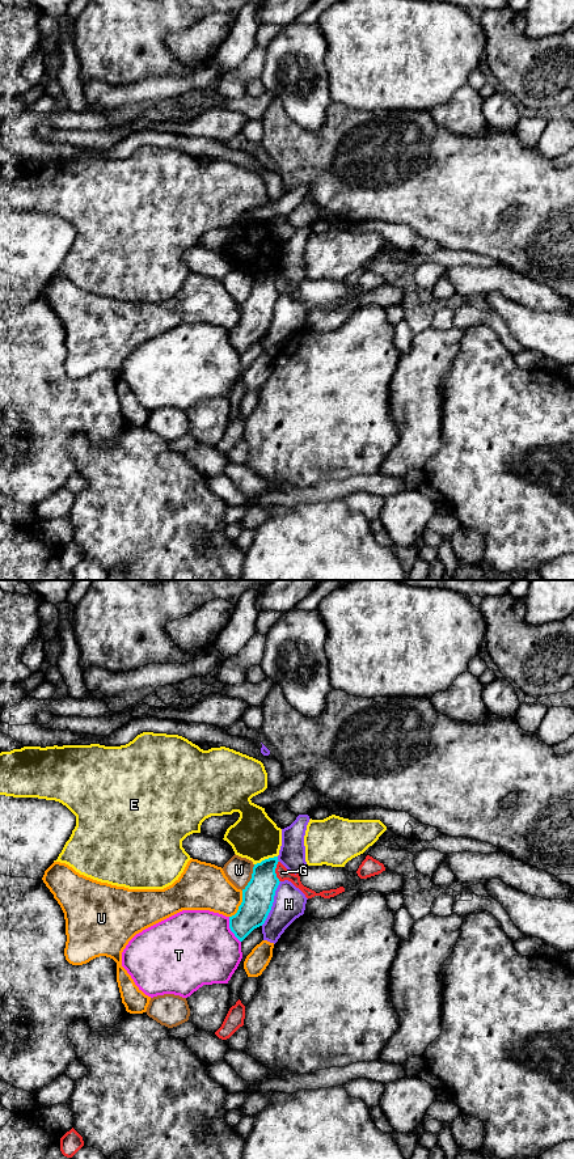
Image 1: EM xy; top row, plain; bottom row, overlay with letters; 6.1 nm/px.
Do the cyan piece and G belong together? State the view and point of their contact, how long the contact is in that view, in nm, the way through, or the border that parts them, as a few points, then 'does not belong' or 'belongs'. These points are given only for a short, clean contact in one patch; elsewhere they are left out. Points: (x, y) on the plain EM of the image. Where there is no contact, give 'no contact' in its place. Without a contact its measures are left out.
contact xy (274, 284); length 140 nm; border xy (278, 274), (275, 290), (279, 295); does not belong

